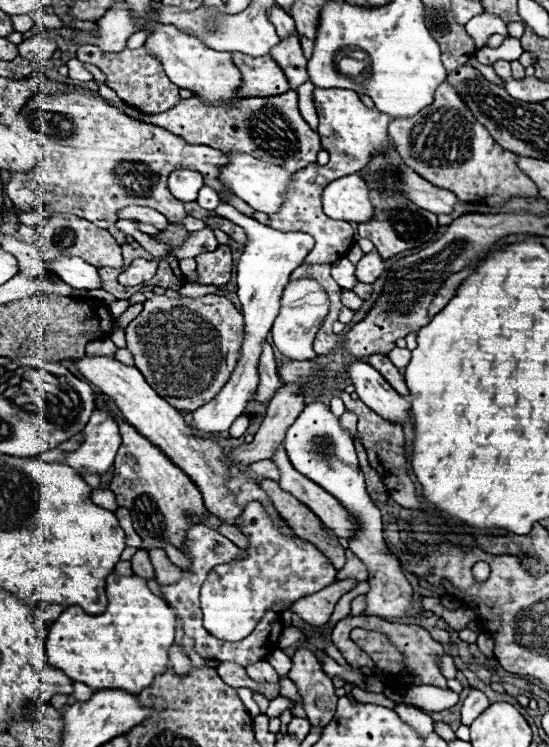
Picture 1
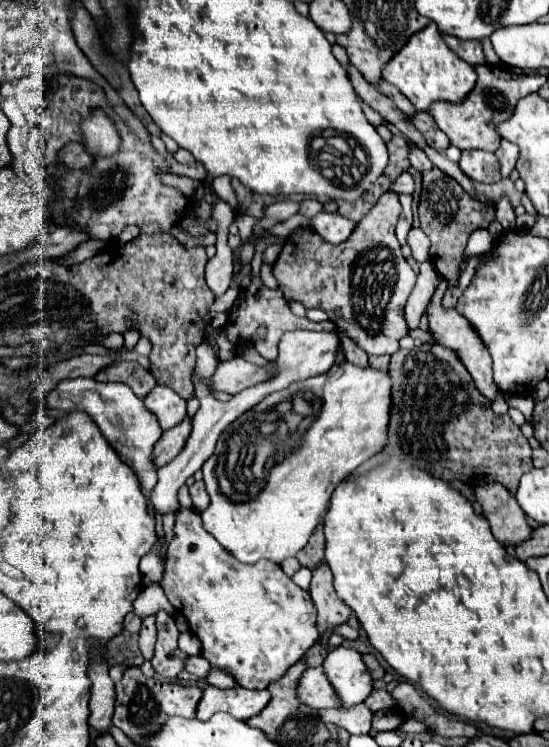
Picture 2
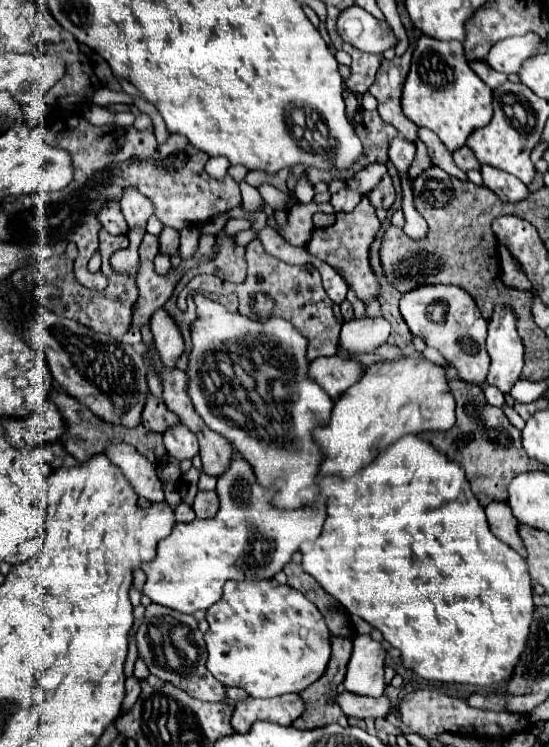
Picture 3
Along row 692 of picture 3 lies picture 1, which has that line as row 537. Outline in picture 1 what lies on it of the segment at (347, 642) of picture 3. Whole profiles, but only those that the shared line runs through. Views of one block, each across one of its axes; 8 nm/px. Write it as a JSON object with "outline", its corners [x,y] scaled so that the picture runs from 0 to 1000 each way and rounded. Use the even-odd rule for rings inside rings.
{"outline":[[[474,643],[474,653],[492,664],[499,680],[510,685],[510,691],[525,699],[525,704],[539,712],[543,720],[565,723],[565,728],[576,728],[576,734],[594,742],[594,747],[608,755],[608,760],[623,760],[630,747],[627,747],[627,734],[619,731],[616,720],[597,710],[579,691],[557,680],[546,669],[539,669],[532,661],[517,659],[506,645],[499,643]]]}

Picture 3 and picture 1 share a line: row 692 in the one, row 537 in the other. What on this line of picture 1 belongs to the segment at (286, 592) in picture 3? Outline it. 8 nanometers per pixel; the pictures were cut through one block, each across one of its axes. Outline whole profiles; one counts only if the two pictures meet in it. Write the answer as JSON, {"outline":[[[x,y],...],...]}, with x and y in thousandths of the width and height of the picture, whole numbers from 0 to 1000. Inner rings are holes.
{"outline":[[[455,672],[437,693],[441,712],[455,723],[448,750],[386,760],[364,795],[372,841],[401,857],[441,857],[466,841],[470,830],[495,809],[532,809],[612,779],[612,760],[601,750],[572,728],[510,715],[474,672]]]}

